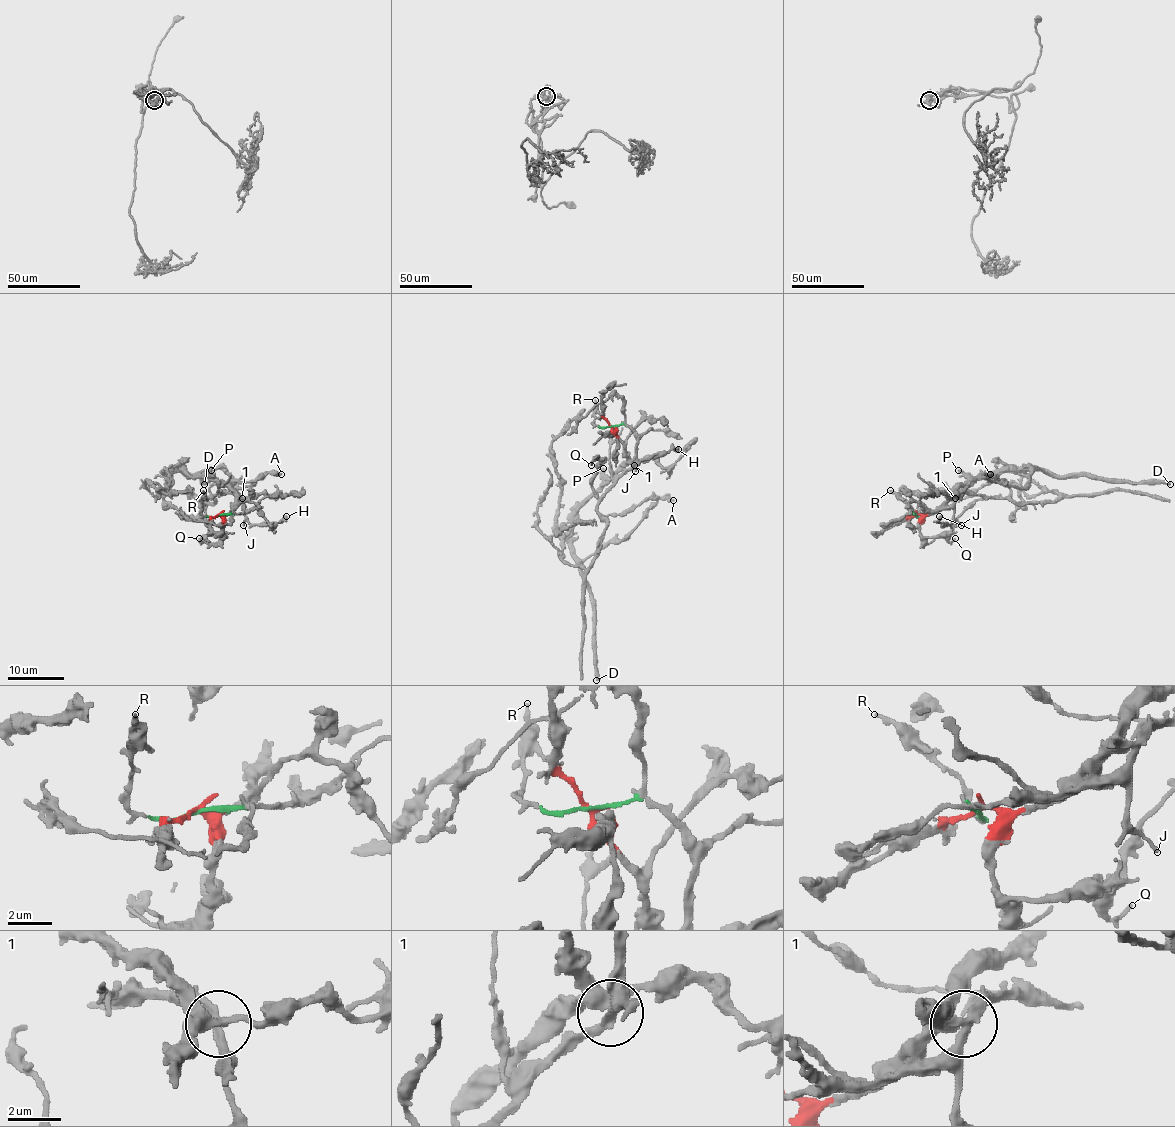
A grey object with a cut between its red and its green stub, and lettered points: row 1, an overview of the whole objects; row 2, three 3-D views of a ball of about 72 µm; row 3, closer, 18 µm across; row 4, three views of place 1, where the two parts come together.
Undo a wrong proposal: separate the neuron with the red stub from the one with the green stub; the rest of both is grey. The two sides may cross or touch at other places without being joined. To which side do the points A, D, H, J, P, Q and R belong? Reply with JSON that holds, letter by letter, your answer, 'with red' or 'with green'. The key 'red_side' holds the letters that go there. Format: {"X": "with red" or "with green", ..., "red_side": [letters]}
{"A": "with green", "D": "with red", "H": "with green", "J": "with green", "P": "with red", "Q": "with green", "R": "with green", "red_side": ["D", "P"]}

